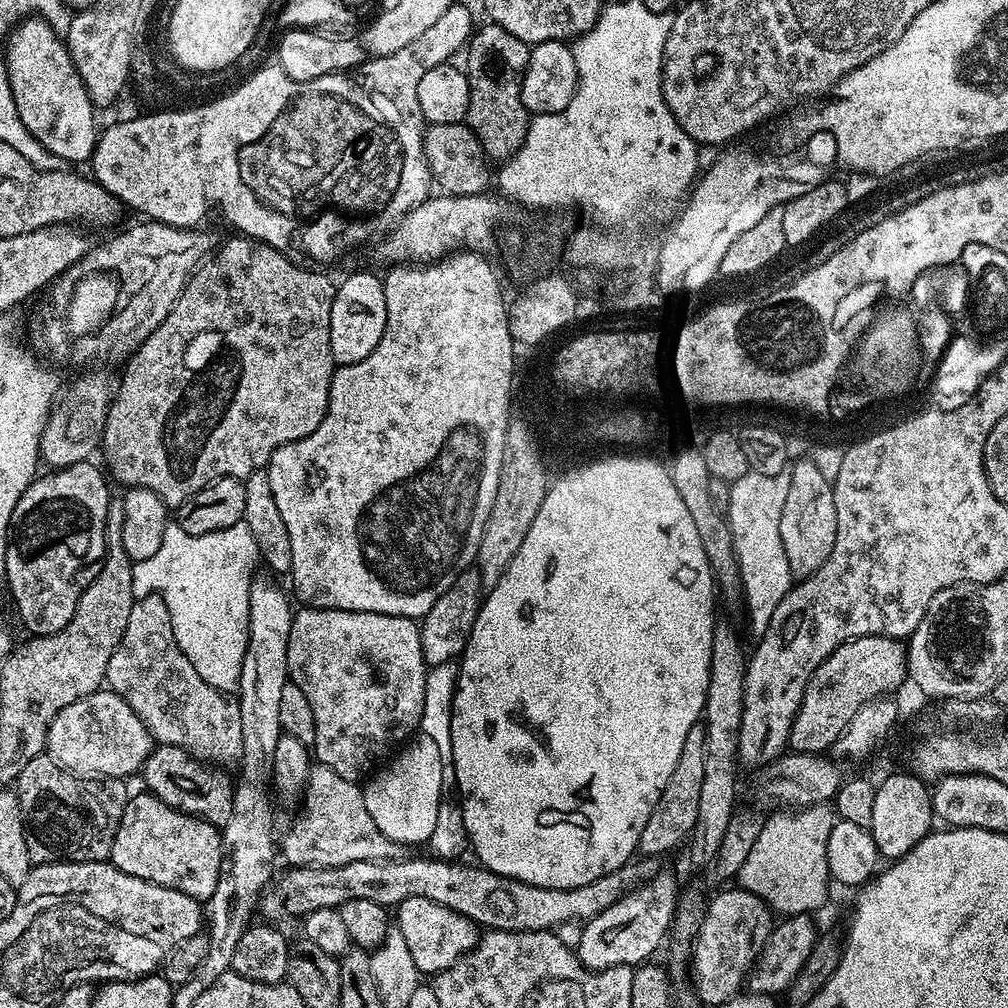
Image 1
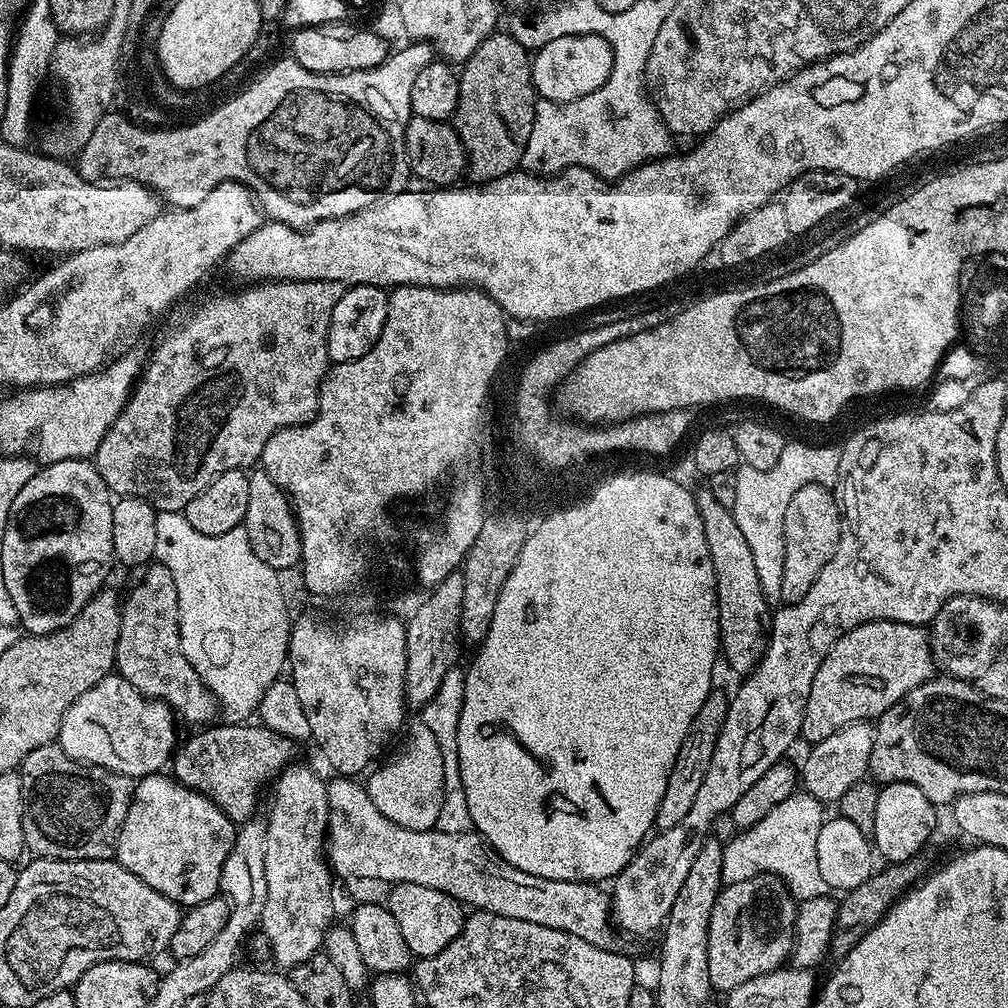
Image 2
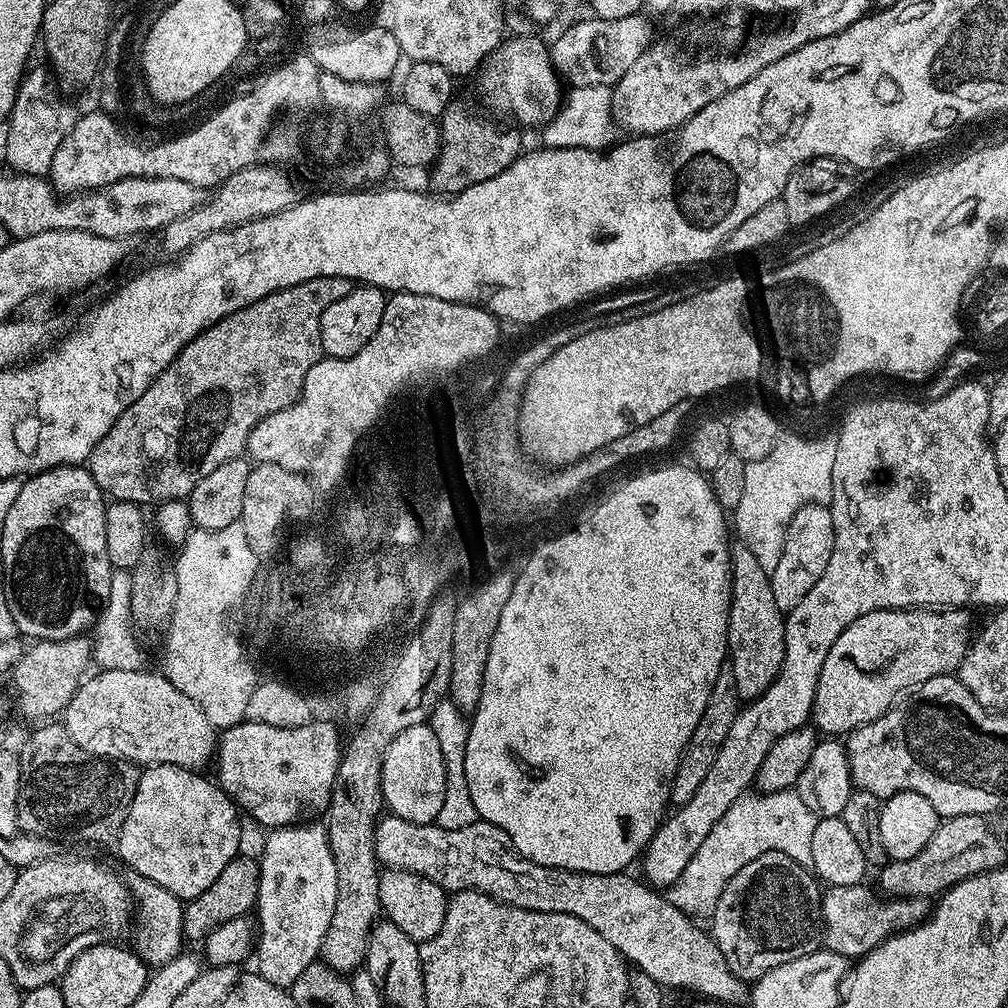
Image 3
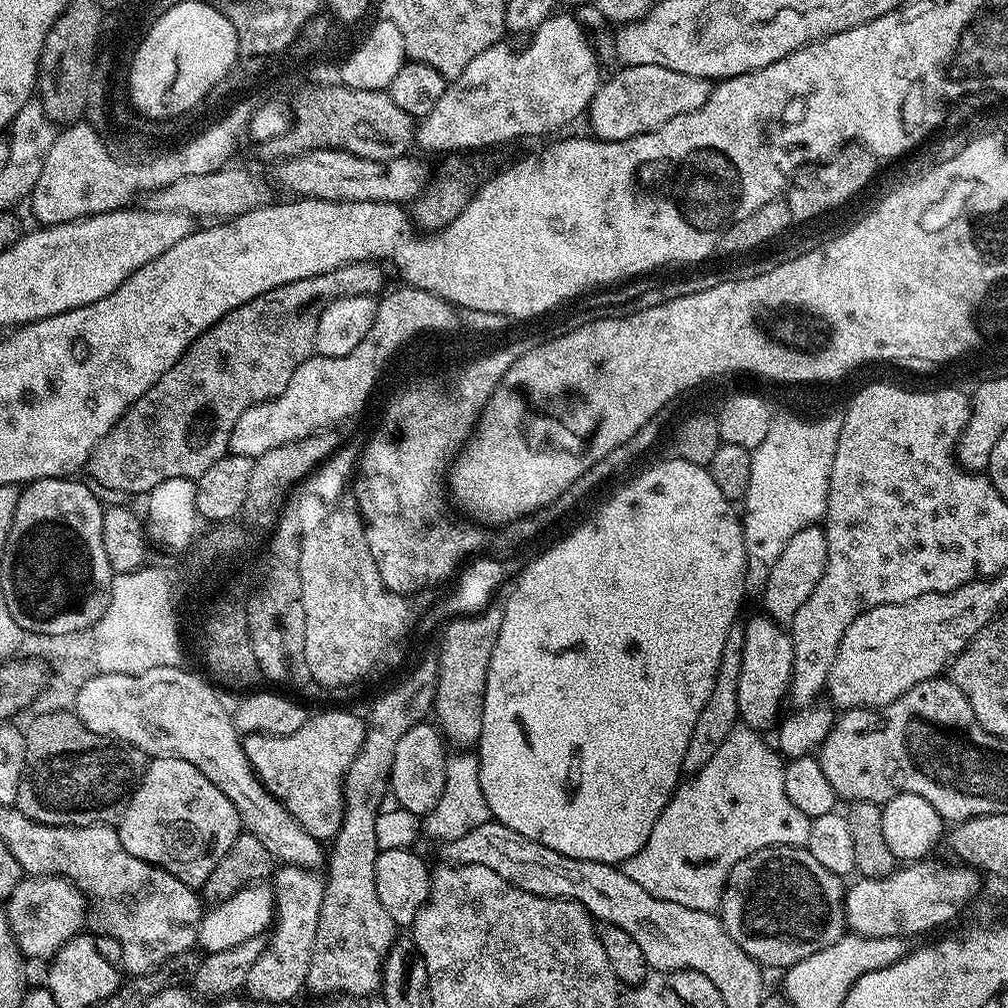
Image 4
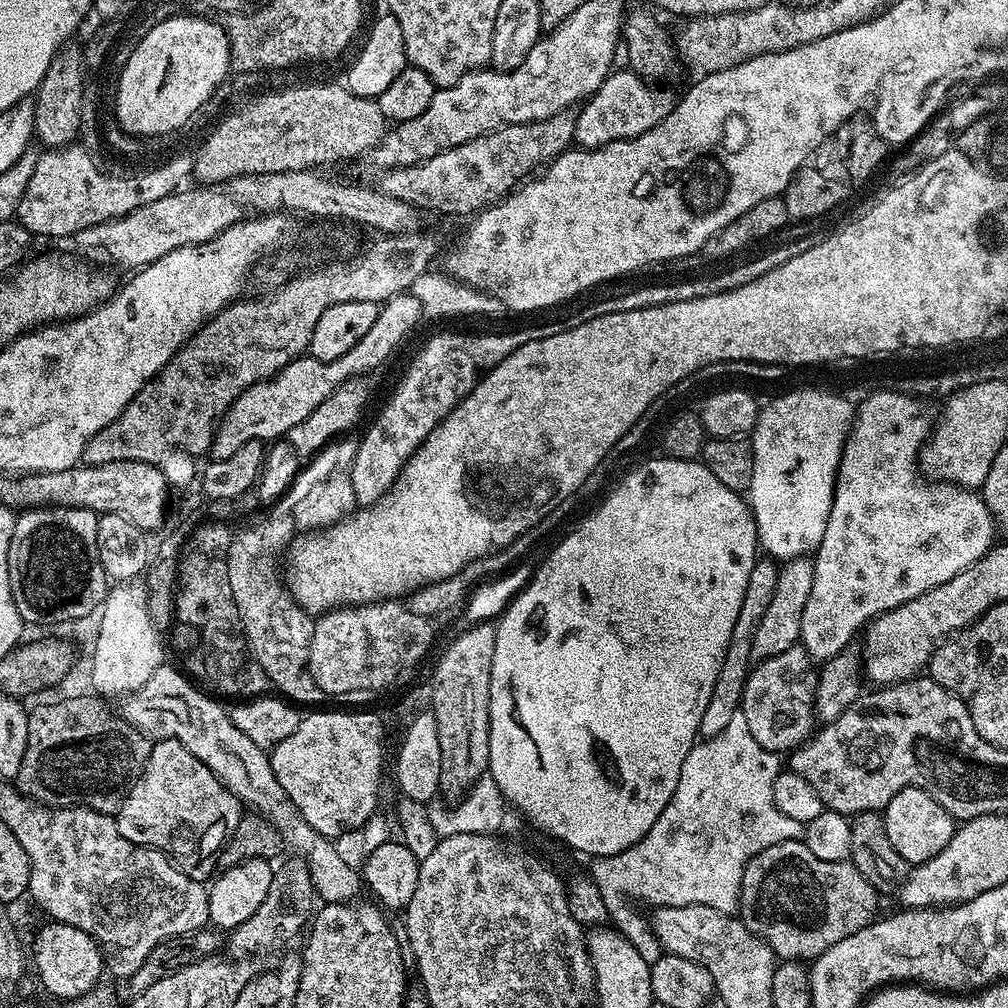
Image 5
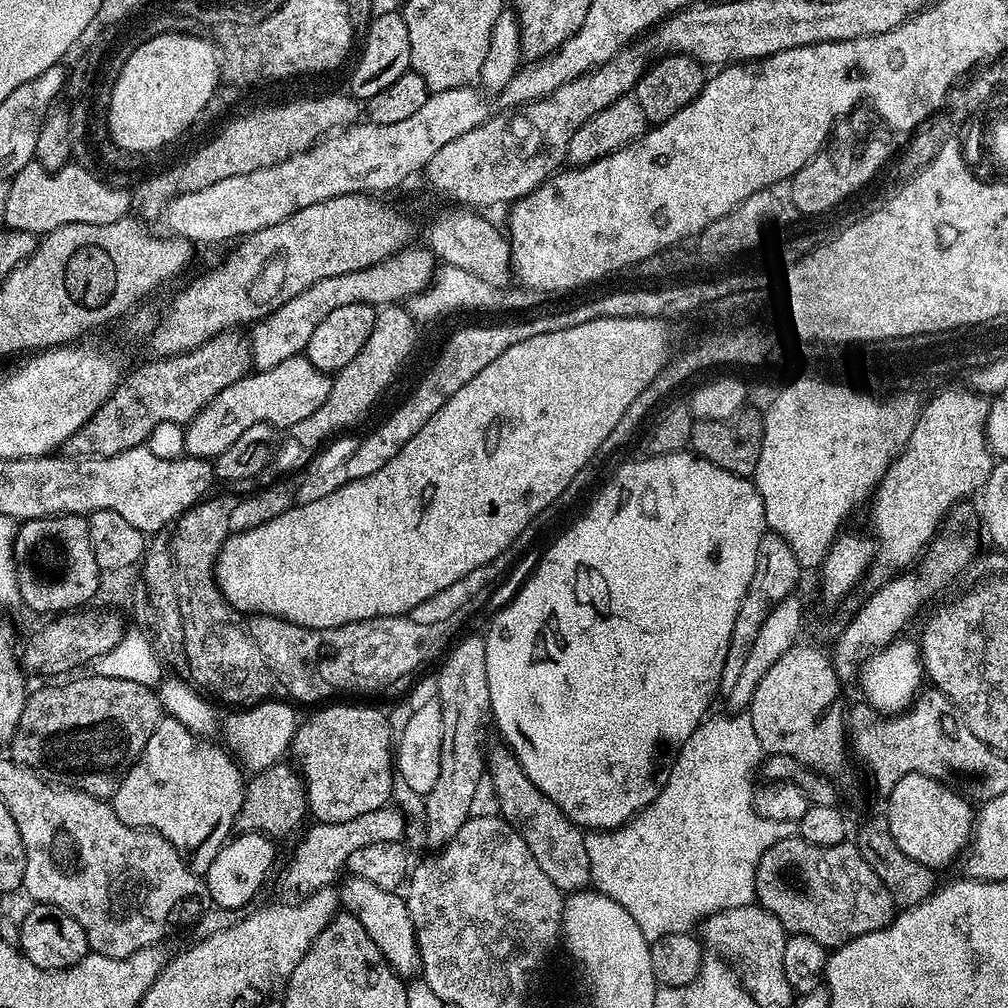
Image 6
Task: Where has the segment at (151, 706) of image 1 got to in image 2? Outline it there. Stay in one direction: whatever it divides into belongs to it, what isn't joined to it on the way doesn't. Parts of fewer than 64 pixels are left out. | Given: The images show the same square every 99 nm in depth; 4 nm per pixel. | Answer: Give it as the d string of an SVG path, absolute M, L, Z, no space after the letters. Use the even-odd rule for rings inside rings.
M159 562L148 570L144 581L122 604L115 671L143 696L167 704L183 723L185 720L188 724L200 724L196 726L211 725L218 716L218 701L182 654L180 607L174 578Z

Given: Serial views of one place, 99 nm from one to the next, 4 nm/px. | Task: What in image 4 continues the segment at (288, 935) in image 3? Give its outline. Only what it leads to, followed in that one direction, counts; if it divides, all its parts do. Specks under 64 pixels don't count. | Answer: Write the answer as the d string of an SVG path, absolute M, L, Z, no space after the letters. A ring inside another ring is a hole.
M285 864L275 869L271 877L272 895L275 897L274 927L267 937L264 953L250 969L244 988L254 1000L265 1000L280 1006L292 1000L308 983L308 971L314 950L314 938L318 934L318 914L322 914L322 898L325 881L316 877L310 868Z

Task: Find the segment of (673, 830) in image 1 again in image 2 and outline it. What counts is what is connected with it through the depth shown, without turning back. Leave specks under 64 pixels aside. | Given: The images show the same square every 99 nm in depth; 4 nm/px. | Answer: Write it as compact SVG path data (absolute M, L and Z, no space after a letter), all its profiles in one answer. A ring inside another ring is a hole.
M713 690L706 702L702 702L702 710L694 714L694 722L690 722L690 730L685 734L682 750L678 750L678 758L674 758L674 766L670 770L670 782L666 782L666 790L662 793L662 802L658 802L655 827L660 832L670 830L670 826L682 822L686 818L690 806L694 806L694 798L706 779L706 770L710 770L710 758L714 758L714 746L720 737L722 726L726 722L726 714L730 703L729 693Z

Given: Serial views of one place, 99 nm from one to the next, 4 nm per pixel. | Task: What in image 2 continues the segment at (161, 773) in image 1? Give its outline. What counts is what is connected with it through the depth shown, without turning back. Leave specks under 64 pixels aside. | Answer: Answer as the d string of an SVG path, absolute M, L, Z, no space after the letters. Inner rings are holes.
M220 722L215 726L205 727L185 744L183 741L170 761L171 775L179 784L209 796L234 822L247 822L257 815L256 787L260 780L275 781L293 759L293 741L253 724Z

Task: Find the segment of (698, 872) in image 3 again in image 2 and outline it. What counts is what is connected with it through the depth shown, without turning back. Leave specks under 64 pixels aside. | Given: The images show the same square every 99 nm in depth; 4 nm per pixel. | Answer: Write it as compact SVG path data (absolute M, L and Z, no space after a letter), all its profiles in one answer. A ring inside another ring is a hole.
M803 790L793 792L786 802L778 802L766 818L749 828L737 831L732 841L724 844L724 884L746 882L746 878L754 878L763 872L771 872L784 881L789 892L797 901L829 895L826 878L822 878L822 870L818 870L818 830L822 830L826 819L825 805L815 800Z

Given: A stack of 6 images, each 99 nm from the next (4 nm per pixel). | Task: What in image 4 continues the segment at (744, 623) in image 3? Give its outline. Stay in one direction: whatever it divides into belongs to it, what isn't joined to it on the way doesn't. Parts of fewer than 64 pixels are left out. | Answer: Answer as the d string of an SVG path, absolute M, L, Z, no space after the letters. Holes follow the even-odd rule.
M766 614L759 615L750 617L748 624L743 625L742 670L738 674L736 693L739 719L747 727L765 730L764 728L771 729L777 723L781 715L780 703L786 700L792 687L794 646L791 635L781 625Z

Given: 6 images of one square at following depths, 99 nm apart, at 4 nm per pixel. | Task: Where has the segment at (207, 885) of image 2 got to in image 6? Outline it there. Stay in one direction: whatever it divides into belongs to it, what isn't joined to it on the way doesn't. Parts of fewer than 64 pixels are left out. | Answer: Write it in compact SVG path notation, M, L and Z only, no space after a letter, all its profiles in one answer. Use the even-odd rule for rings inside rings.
M171 718L161 719L160 725L150 734L150 742L142 754L132 763L132 767L120 777L120 784L110 803L114 814L126 826L157 832L186 862L186 866L195 876L207 877L210 862L218 858L236 827L236 815L244 801L245 777L240 777L242 768L223 747L215 748L207 739L191 732L182 722Z

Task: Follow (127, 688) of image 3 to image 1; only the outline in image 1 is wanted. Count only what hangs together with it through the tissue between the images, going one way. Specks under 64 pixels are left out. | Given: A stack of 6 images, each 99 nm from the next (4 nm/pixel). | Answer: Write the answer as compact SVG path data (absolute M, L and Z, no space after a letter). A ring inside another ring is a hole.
M101 690L66 706L54 718L54 722L50 722L46 752L54 763L73 774L87 774L92 778L128 778L131 772L139 773L143 769L153 747L153 738L138 714L134 714L134 710L130 710L130 706L126 706L118 694L111 690Z

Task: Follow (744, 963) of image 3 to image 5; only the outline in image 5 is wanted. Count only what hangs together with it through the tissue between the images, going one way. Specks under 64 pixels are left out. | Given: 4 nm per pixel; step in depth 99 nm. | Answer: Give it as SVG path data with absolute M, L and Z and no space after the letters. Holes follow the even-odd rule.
M783 840L774 846L766 846L766 850L762 850L754 858L750 858L750 862L742 874L738 916L755 936L760 936L771 946L772 951L776 953L781 961L799 960L801 962L811 962L815 960L817 956L821 956L827 948L834 946L834 942L842 942L842 938L850 938L850 934L858 934L858 930L862 930L867 924L871 924L873 920L877 919L876 888L868 879L869 877L865 875L865 873L858 871L855 864L848 860L822 862L804 845L803 840Z

